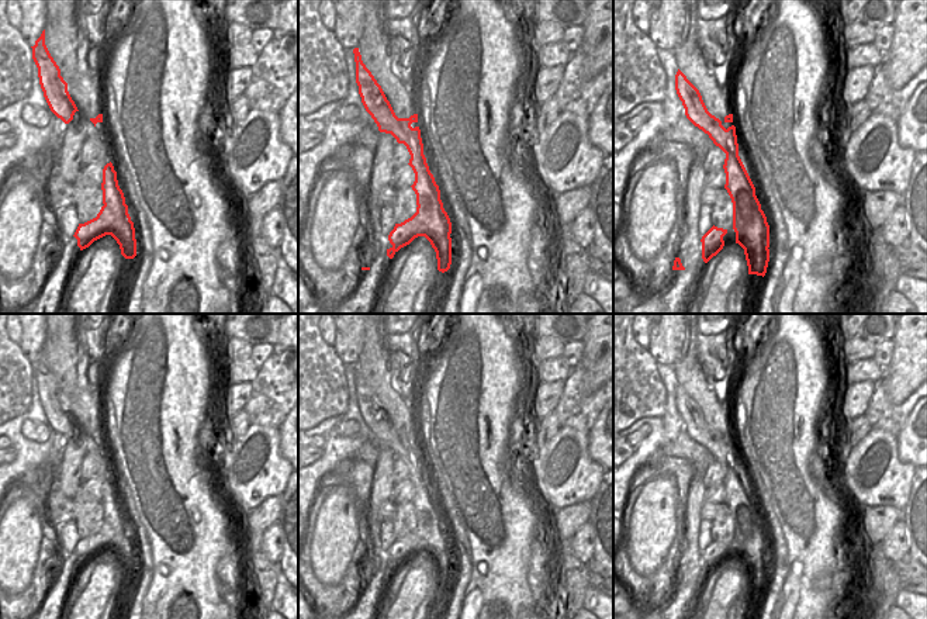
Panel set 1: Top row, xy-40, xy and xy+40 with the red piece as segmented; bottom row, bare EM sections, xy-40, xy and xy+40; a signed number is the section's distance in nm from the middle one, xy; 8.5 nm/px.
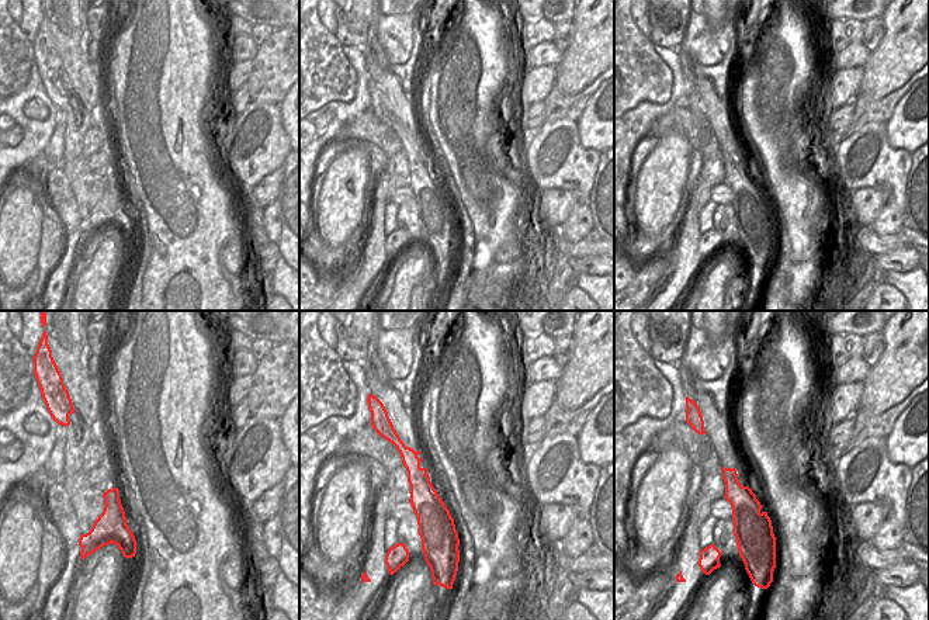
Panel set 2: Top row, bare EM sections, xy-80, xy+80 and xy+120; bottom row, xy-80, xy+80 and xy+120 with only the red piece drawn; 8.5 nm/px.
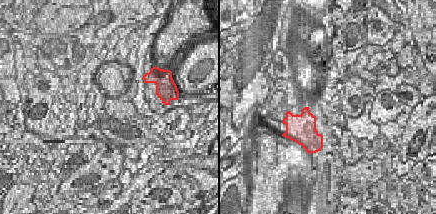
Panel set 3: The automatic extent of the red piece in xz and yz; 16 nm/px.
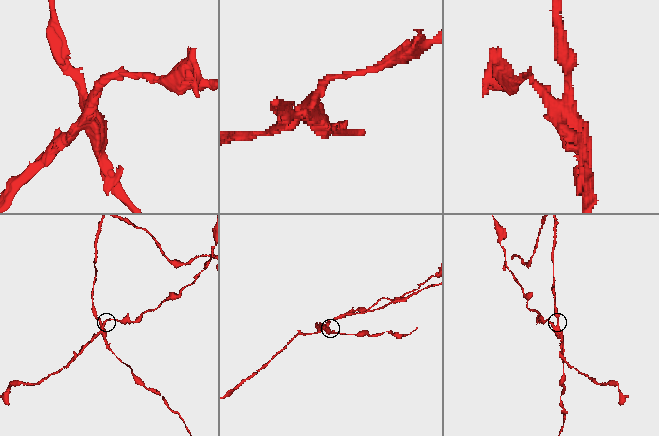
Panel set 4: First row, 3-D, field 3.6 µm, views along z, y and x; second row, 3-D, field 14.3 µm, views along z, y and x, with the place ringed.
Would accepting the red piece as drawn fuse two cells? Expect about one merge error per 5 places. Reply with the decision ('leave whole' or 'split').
split

